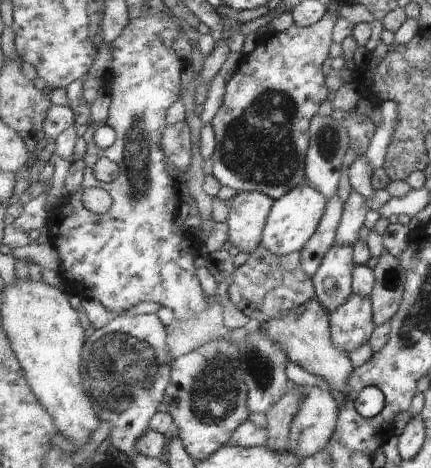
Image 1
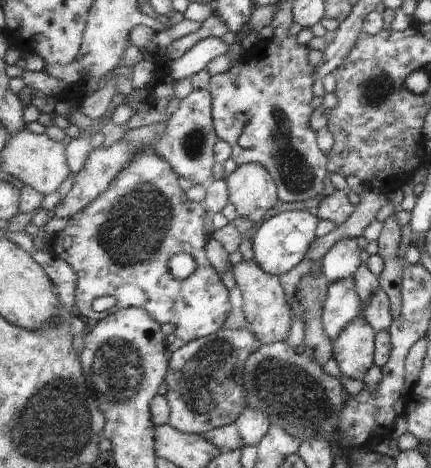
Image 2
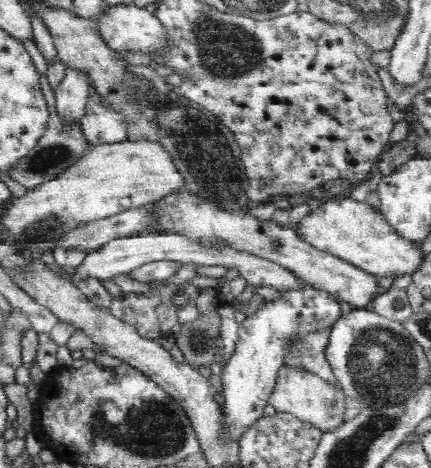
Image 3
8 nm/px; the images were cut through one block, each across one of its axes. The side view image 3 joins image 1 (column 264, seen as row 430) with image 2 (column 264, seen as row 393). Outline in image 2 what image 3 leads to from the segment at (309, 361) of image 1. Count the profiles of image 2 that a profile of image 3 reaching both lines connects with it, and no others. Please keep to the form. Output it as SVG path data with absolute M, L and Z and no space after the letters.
M254 260L241 261L231 267L231 271L236 281L236 286L241 290L244 297L244 310L251 324L249 330L258 338L262 344L273 344L274 342L285 342L285 336L289 336L291 325L293 324L293 309L287 302L285 290L279 282L279 278L263 270L259 263Z

